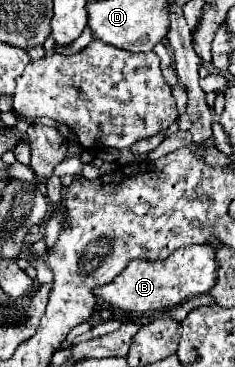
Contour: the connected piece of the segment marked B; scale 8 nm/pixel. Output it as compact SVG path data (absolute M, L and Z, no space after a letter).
M190 245L174 251L164 261L132 261L112 283L96 287L94 295L104 299L114 309L126 313L146 313L146 311L166 311L174 305L208 293L216 283L216 257L212 245Z

